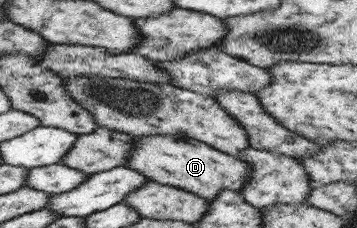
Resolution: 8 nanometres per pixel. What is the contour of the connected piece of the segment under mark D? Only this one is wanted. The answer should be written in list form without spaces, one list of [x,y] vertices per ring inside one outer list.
[[[154,134],[134,136],[134,146],[128,152],[125,167],[146,176],[146,180],[180,188],[206,201],[215,198],[222,190],[237,191],[250,181],[250,164],[238,157],[219,152],[198,140],[173,135]]]

